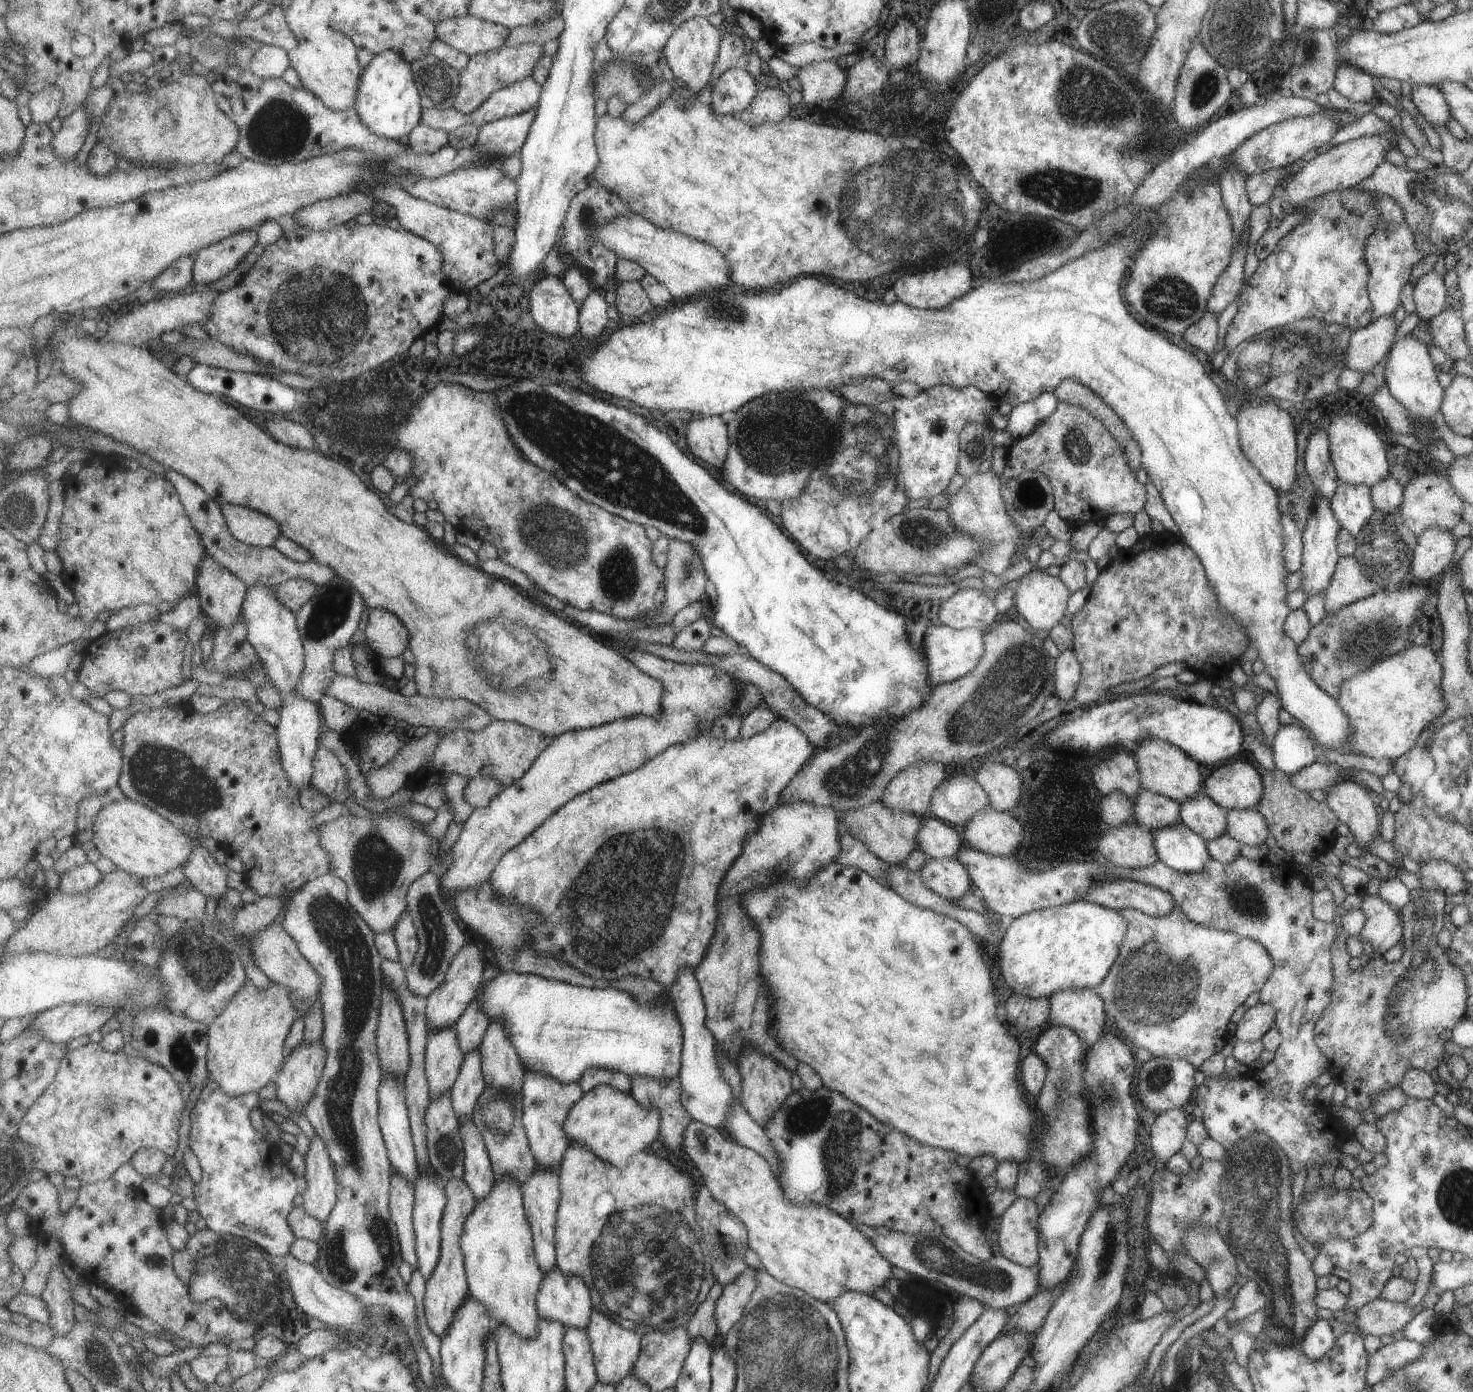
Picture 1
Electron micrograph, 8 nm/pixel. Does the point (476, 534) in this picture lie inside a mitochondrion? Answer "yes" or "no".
no

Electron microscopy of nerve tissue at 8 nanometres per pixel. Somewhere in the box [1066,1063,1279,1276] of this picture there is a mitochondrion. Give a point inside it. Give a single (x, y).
(1105, 1094)

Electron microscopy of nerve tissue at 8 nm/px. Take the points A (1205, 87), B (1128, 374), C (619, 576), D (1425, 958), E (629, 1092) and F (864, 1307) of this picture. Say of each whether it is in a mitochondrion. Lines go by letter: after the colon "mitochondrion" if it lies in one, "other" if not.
A: mitochondrion
B: other
C: mitochondrion
D: mitochondrion
E: other
F: other

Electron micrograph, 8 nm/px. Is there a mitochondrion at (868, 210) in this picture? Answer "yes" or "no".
yes

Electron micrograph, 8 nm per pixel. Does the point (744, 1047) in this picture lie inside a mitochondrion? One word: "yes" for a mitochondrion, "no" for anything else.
no

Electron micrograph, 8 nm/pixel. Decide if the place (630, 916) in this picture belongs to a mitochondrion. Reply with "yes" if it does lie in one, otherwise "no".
yes

